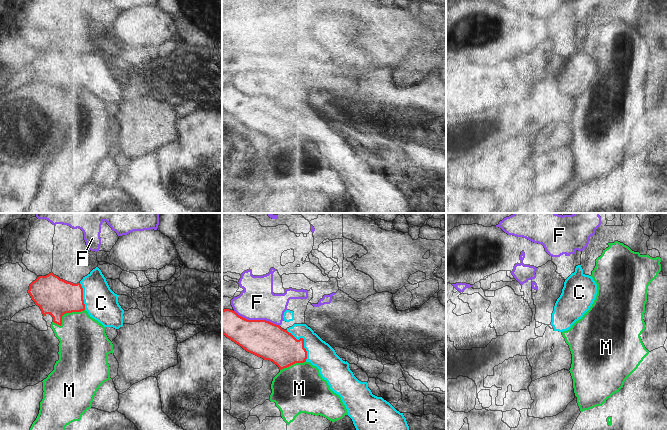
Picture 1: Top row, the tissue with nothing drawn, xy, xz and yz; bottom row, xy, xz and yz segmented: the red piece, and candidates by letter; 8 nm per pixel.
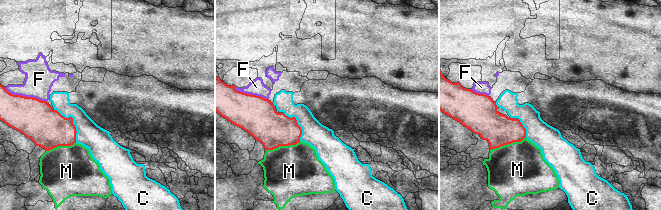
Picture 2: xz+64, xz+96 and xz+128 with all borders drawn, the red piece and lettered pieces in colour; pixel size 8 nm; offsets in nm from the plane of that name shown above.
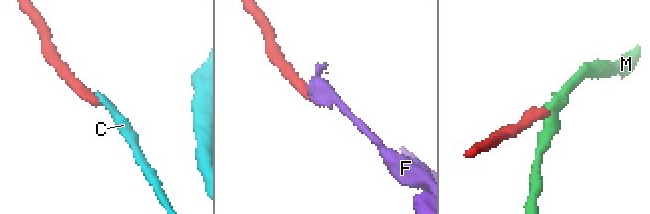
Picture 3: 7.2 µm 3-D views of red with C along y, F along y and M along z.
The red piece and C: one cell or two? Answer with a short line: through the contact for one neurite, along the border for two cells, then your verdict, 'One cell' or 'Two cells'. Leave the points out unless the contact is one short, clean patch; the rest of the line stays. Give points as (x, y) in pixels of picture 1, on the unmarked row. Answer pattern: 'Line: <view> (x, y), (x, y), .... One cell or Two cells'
Line: xz (273, 119), (303, 118), (319, 129). One cell

